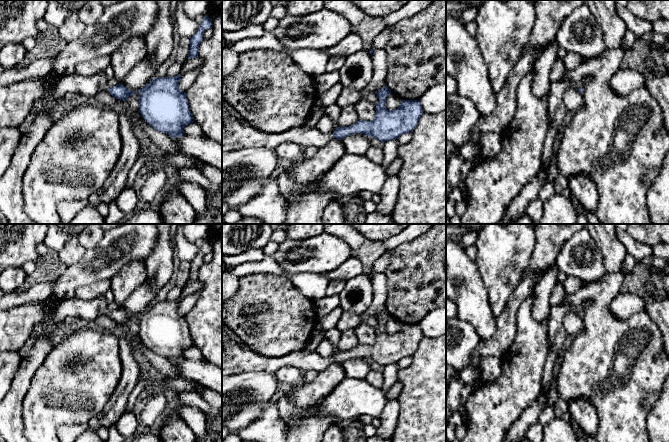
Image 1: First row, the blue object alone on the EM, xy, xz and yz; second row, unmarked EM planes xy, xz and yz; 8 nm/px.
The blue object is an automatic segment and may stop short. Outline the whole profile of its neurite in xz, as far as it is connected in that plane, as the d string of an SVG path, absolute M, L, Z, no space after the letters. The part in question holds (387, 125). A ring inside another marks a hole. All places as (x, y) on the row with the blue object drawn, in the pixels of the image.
M387 85L376 92L379 102L372 121L359 120L349 127L338 127L334 133L321 133L316 128L298 127L281 133L260 131L241 123L232 115L222 115L222 151L236 151L242 148L265 147L274 149L285 142L293 142L304 149L317 149L330 140L361 133L381 142L398 139L405 133L413 132L423 115L418 100L402 100L395 110L386 108L386 99L391 94Z

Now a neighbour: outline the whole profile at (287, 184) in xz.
M283 170L281 174L276 177L276 180L280 194L288 202L293 202L295 200L294 193L296 191L299 191L302 188L302 186L292 175L290 175L285 170Z

